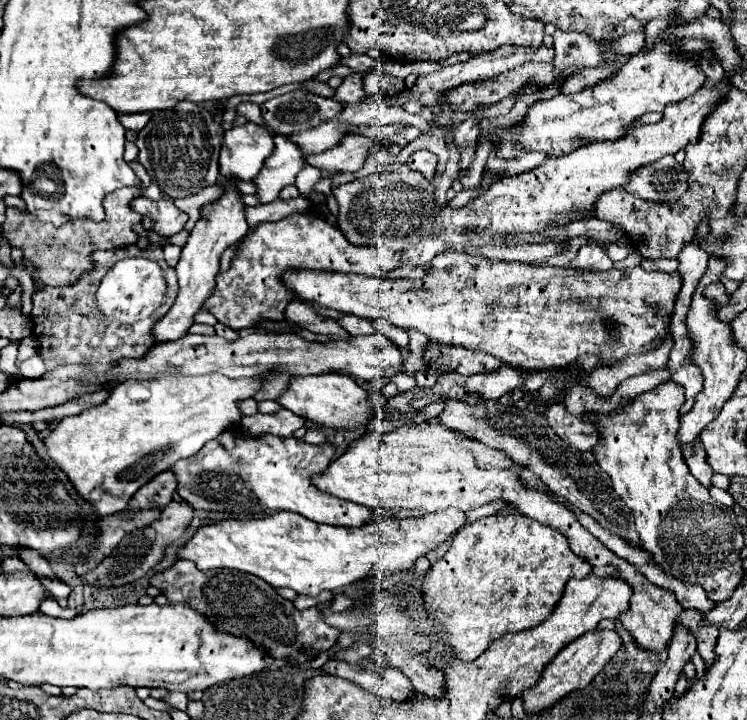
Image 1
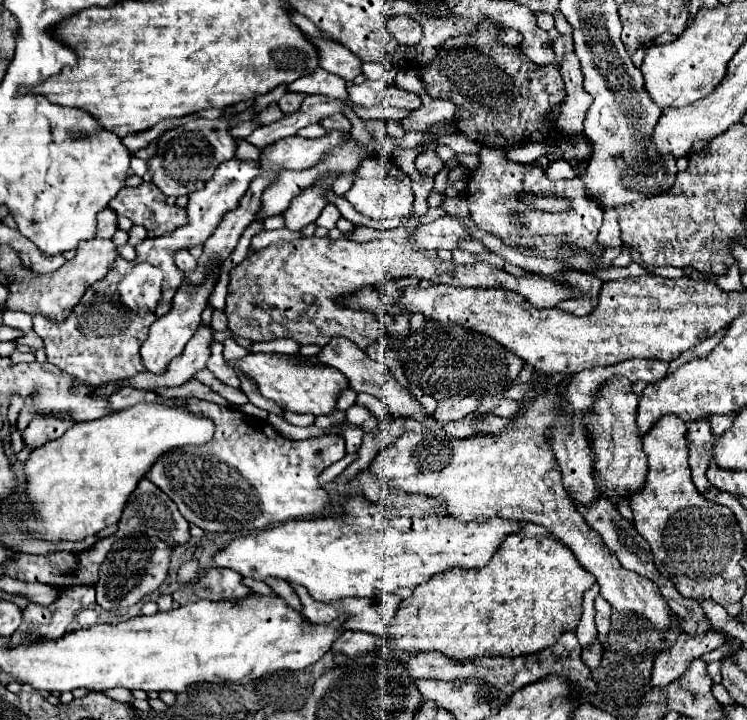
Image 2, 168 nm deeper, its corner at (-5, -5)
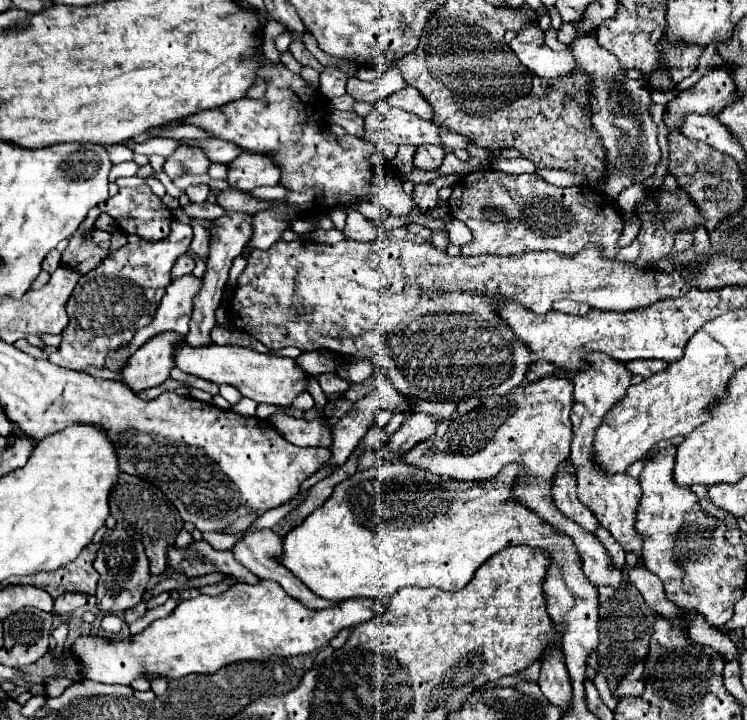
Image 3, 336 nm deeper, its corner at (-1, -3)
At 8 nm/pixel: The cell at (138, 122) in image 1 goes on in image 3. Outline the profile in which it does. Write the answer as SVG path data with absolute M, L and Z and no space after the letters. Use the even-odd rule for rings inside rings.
M109 145L107 153L109 153L111 163L123 163L133 157L133 151L129 151L125 145Z

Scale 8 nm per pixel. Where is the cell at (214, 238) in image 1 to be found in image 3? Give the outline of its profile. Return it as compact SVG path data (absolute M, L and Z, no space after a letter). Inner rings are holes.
M161 333L161 337L147 341L127 359L125 367L121 369L123 383L135 393L161 385L173 369L173 353L179 339L183 337L177 333Z

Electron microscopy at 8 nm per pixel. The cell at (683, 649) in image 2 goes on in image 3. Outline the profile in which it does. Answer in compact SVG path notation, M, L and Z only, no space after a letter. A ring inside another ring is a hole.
M643 661L637 665L637 669L633 673L629 673L629 675L625 675L621 679L621 683L617 685L617 689L613 691L613 697L615 699L621 699L621 697L627 697L627 695L631 695L631 697L641 695L643 689L645 689L643 679L641 679L641 673L643 673Z

